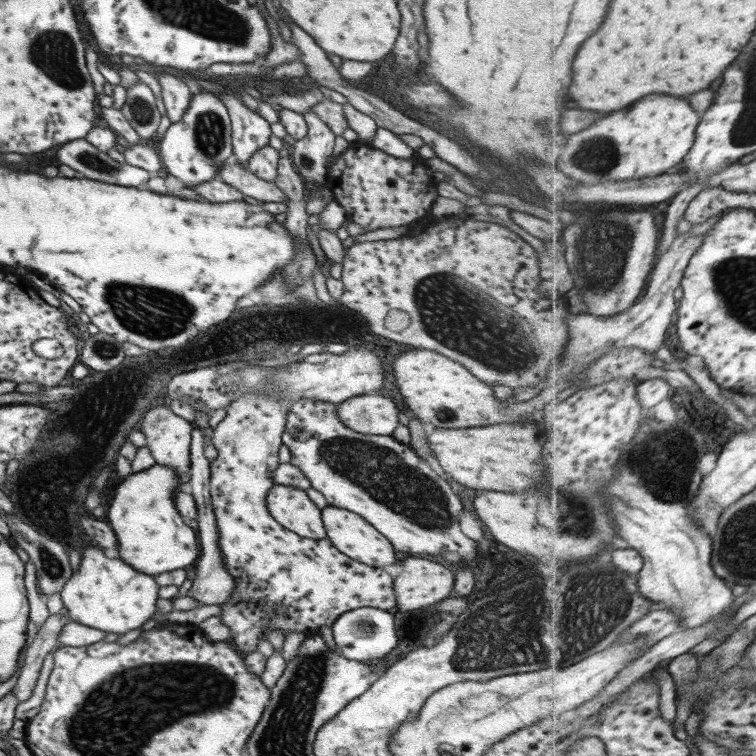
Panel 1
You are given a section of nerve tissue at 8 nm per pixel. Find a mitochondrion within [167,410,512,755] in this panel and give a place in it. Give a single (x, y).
(381, 473)

